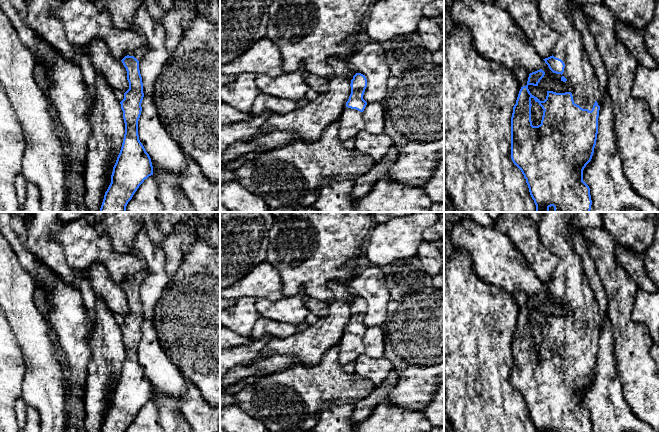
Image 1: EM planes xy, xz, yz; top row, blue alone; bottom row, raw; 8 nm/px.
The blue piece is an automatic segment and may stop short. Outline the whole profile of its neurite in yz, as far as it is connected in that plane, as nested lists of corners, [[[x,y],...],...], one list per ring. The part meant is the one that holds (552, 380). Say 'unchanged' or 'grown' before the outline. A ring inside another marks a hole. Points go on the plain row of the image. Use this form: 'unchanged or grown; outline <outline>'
grown; outline [[[543,212],[541,223],[538,226],[542,243],[550,252],[559,258],[553,278],[543,284],[553,297],[562,299],[561,305],[566,306],[568,304],[573,310],[573,314],[565,317],[547,315],[546,323],[540,325],[530,317],[528,310],[538,310],[545,296],[542,293],[532,296],[529,298],[527,309],[521,311],[519,315],[511,341],[511,383],[524,399],[536,432],[549,432],[551,430],[554,432],[591,432],[592,429],[590,412],[583,405],[583,394],[592,383],[597,364],[600,334],[600,330],[597,327],[599,306],[594,295],[594,290],[584,272],[582,259],[575,250],[570,233],[570,224],[575,213]],[[532,322],[544,334],[541,348],[538,350],[533,350],[531,345]]]

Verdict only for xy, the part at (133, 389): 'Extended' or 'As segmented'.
Extended

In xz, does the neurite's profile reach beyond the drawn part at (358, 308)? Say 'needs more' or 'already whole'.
needs more

